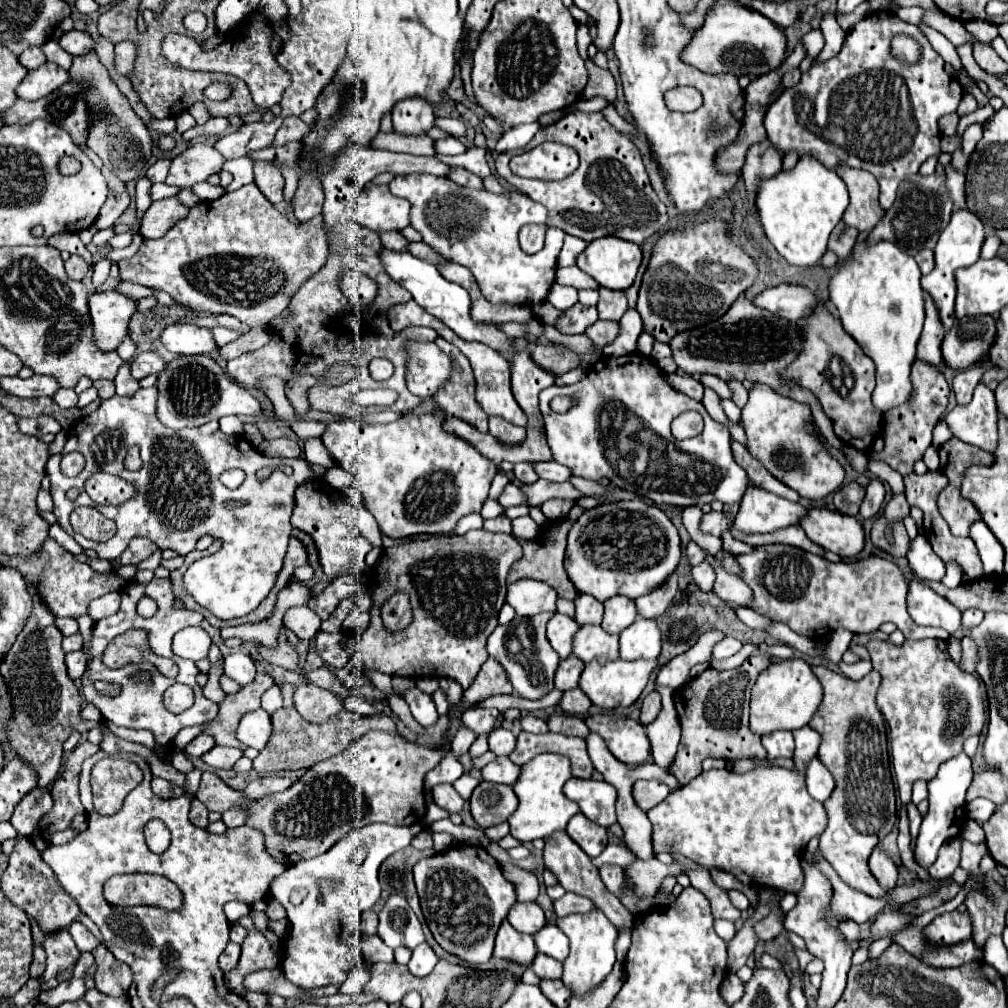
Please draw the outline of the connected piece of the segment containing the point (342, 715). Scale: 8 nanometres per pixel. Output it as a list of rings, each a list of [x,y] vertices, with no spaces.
[[[280,707],[270,715],[272,719],[272,735],[266,743],[266,747],[260,751],[260,755],[254,759],[252,769],[260,775],[270,775],[276,771],[286,771],[286,769],[310,769],[316,765],[320,759],[328,759],[332,755],[342,753],[354,739],[362,737],[364,733],[372,729],[380,731],[394,731],[394,723],[388,715],[378,713],[370,717],[360,717],[352,711],[340,711],[338,717],[332,717],[328,723],[310,723],[306,721],[294,707],[286,709]]]

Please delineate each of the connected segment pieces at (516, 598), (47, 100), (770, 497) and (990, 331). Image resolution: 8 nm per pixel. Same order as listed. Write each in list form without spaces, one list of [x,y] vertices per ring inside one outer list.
[[[518,579],[516,583],[510,583],[506,601],[520,617],[532,617],[542,611],[556,611],[556,591],[536,579]]]
[[[68,81],[66,85],[62,85],[62,89],[56,89],[54,93],[50,93],[50,95],[38,99],[38,101],[20,101],[20,99],[16,99],[16,103],[2,113],[4,125],[16,125],[16,123],[26,125],[26,123],[30,123],[34,119],[44,119],[44,121],[50,121],[50,123],[66,129],[76,145],[84,145],[84,141],[86,141],[88,107],[86,107],[86,101],[82,99],[80,87],[74,85],[72,81]]]
[[[754,483],[744,491],[734,527],[744,533],[770,533],[797,525],[808,513],[804,503],[792,503]]]
[[[964,317],[954,323],[954,327],[944,335],[942,359],[954,369],[966,369],[990,349],[996,337],[996,317]]]

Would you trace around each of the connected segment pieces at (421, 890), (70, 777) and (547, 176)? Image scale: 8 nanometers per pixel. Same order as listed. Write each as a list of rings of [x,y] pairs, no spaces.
[[[456,845],[446,853],[418,861],[414,865],[414,881],[424,919],[438,945],[462,961],[486,963],[492,957],[496,931],[516,903],[516,889],[502,875],[496,859],[482,847]]]
[[[84,741],[80,743],[66,761],[66,771],[54,781],[52,785],[52,799],[54,799],[54,807],[42,817],[40,821],[40,833],[44,839],[50,837],[50,833],[54,831],[64,831],[70,827],[70,821],[84,813],[84,807],[80,803],[78,797],[78,777],[80,777],[80,765],[84,759],[88,759],[90,755],[94,755],[100,747]]]
[[[544,142],[511,158],[509,167],[516,175],[540,181],[560,181],[574,173],[578,155],[574,149],[555,142]]]

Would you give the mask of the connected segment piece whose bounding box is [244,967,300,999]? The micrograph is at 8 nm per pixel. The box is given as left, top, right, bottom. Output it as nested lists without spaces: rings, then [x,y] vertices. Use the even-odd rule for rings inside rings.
[[[276,967],[271,970],[260,970],[244,977],[244,987],[250,991],[268,991],[268,993],[278,993],[284,999],[292,999],[296,993],[300,993],[300,987],[290,985],[286,977]]]

